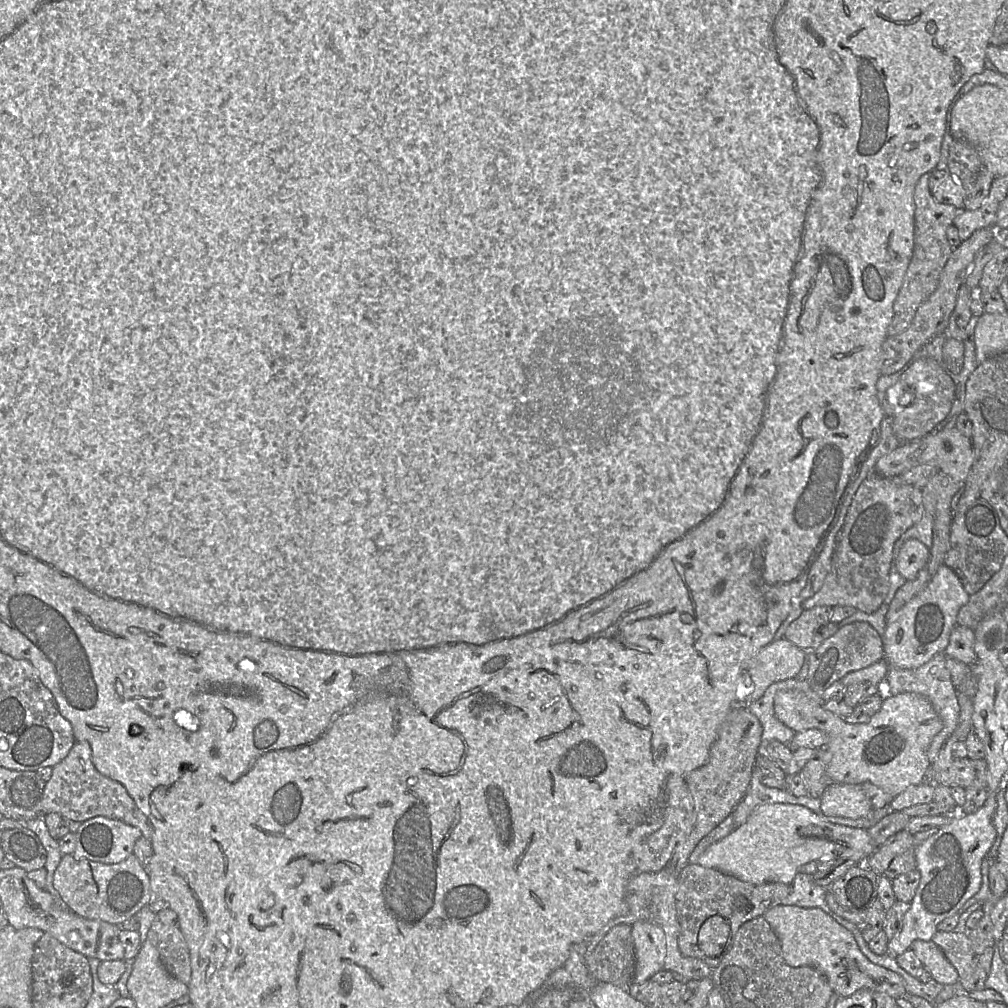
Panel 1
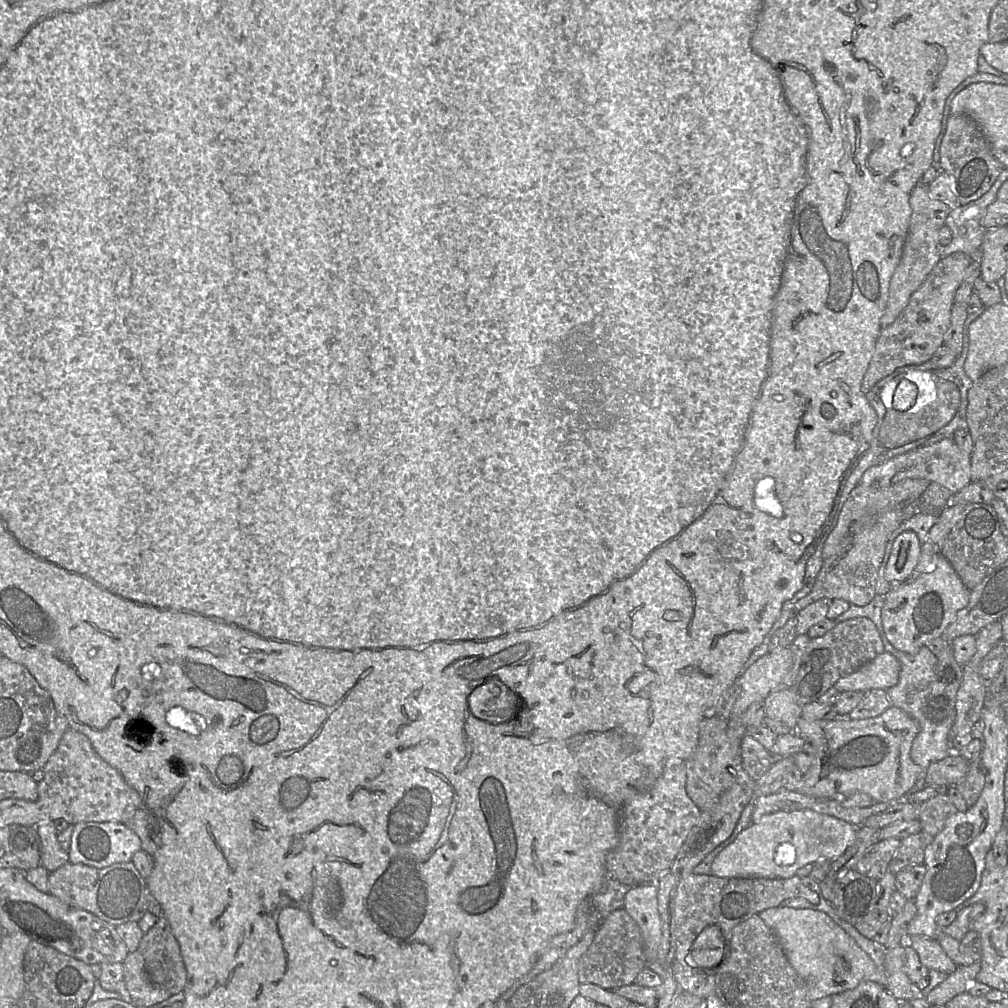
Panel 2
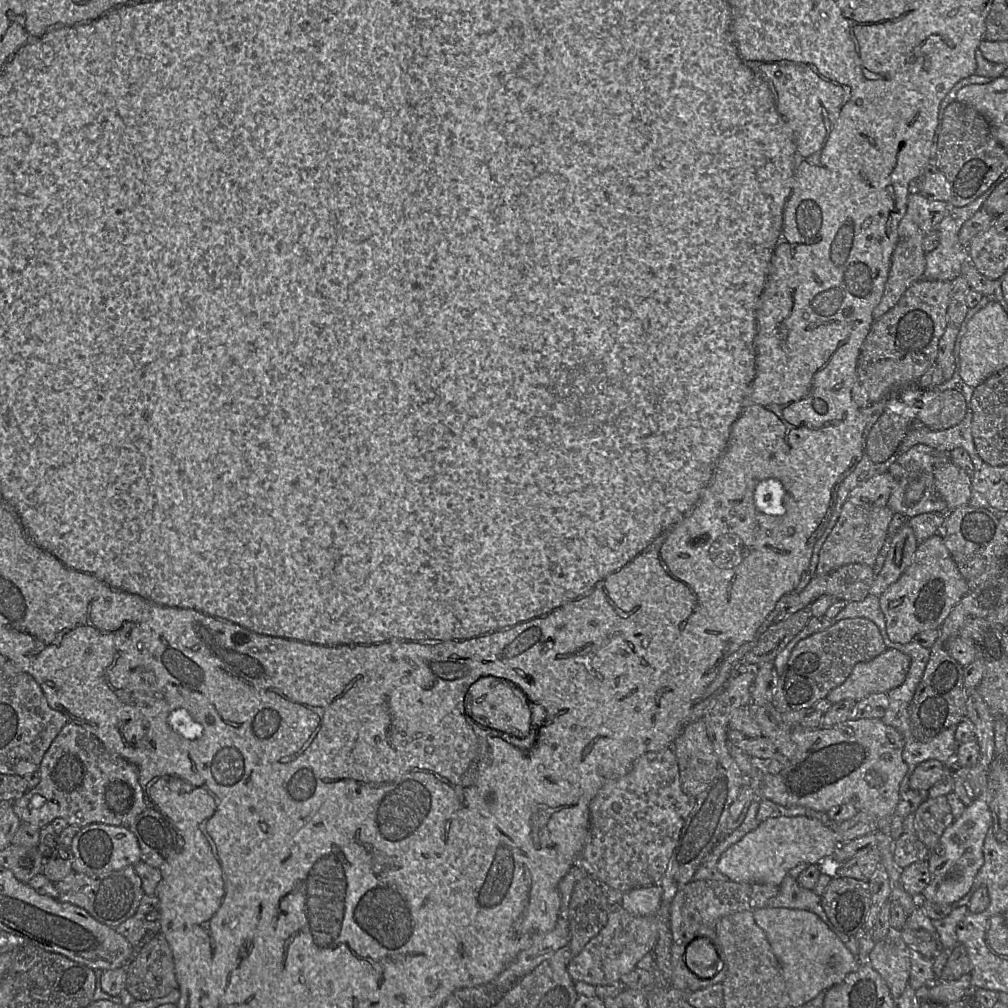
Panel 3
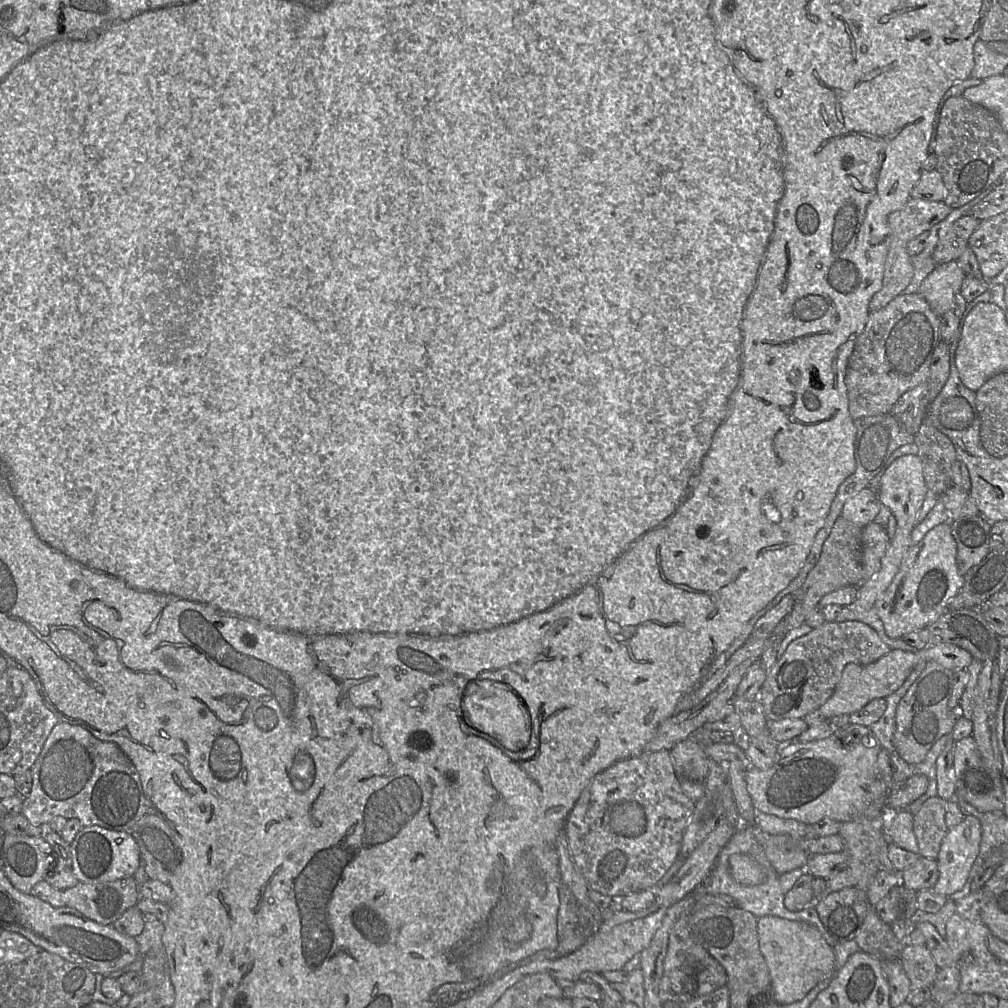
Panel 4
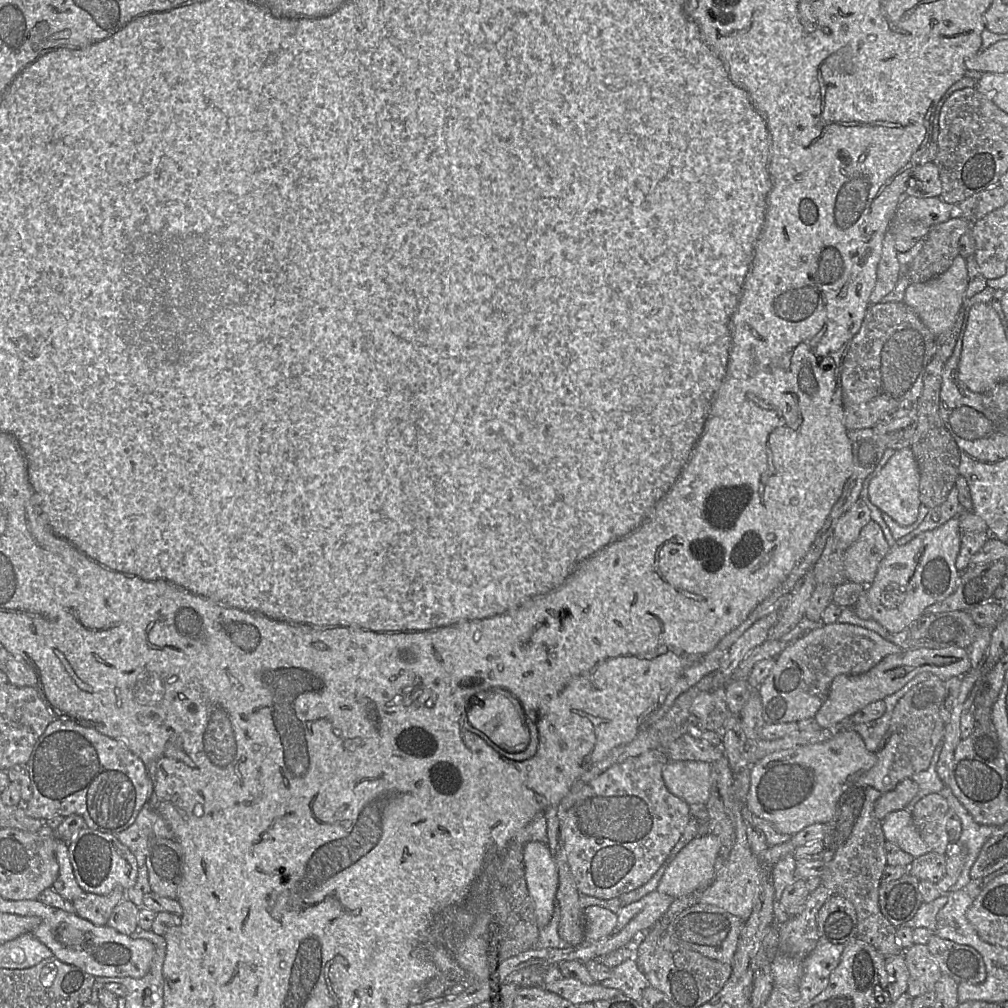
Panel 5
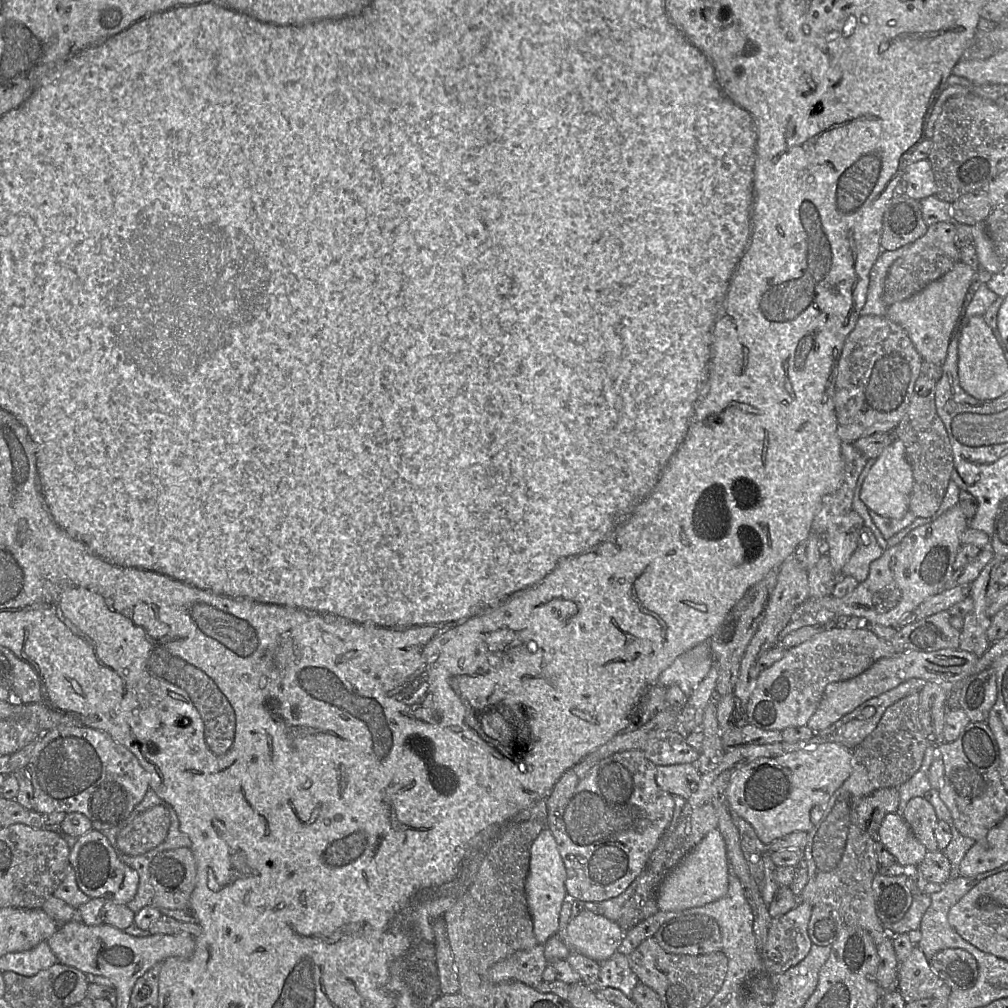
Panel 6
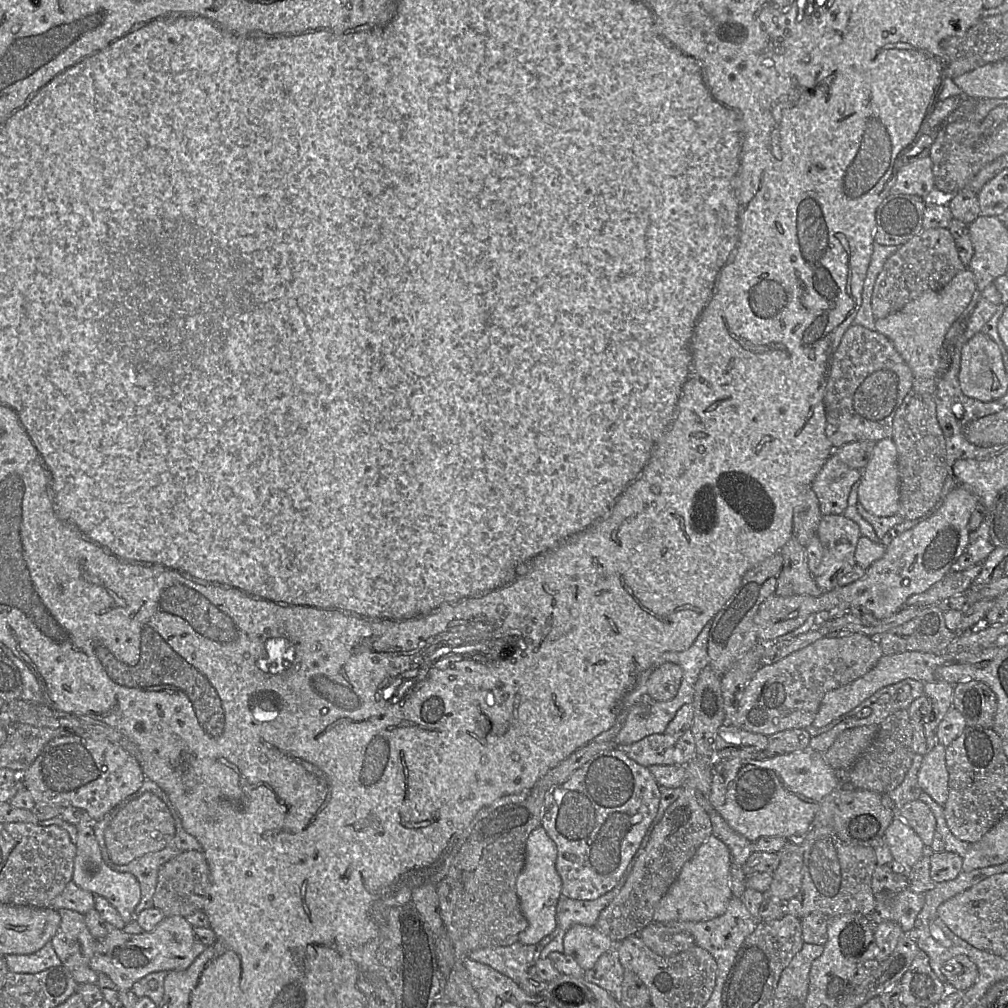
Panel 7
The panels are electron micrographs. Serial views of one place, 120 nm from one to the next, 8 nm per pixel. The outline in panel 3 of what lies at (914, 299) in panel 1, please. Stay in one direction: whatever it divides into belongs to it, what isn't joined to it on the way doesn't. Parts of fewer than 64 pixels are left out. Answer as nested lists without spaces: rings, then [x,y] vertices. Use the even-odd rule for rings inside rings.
[[[920,193],[909,194],[906,213],[898,225],[898,242],[892,254],[884,293],[880,303],[873,310],[875,320],[893,308],[914,282],[922,279],[926,267],[923,240],[929,232],[937,231],[937,226],[950,211],[950,207],[948,202],[928,200]]]

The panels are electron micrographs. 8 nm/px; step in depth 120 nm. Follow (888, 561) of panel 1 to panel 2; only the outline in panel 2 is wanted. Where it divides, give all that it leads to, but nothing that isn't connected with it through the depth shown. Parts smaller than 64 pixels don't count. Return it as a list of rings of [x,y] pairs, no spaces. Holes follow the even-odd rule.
[[[893,510],[882,514],[865,514],[854,521],[850,548],[841,555],[824,560],[812,590],[794,605],[794,615],[797,616],[806,606],[822,598],[841,599],[856,606],[869,604],[876,595],[878,572],[887,542],[892,532],[903,521],[902,510]]]

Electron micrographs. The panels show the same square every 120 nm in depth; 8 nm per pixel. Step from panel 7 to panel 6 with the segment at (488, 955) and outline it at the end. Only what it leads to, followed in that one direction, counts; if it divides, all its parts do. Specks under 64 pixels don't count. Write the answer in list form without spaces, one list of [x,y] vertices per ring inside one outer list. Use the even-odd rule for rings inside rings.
[[[544,945],[520,950],[495,963],[488,970],[488,977],[495,985],[505,982],[519,981],[535,988],[542,979],[548,962],[544,955]]]

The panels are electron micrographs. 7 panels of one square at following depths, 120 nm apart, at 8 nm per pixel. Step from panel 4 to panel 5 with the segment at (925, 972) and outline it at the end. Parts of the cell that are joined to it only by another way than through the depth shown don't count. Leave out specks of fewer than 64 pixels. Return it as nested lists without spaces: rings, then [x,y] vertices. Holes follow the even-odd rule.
[[[914,944],[904,950],[905,963],[909,970],[907,993],[911,998],[934,991],[942,976],[937,962],[925,944]]]

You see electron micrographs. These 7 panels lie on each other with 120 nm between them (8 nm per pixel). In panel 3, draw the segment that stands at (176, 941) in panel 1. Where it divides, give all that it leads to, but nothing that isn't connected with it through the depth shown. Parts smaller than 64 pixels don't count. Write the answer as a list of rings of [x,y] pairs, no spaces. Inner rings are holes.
[[[160,932],[137,951],[126,973],[126,989],[135,1000],[162,998],[179,987],[172,950]]]

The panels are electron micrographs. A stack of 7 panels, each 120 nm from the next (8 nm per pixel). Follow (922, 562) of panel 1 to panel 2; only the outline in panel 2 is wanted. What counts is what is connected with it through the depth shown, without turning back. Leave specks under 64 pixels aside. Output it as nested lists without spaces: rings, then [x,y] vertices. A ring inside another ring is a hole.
[[[913,531],[901,533],[894,541],[885,579],[893,586],[907,581],[919,562],[921,544]]]

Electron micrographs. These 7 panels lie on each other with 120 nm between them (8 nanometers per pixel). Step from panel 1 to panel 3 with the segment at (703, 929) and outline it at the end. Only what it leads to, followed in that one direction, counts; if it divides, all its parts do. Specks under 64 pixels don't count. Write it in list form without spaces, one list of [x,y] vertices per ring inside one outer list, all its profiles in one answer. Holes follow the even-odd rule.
[[[699,937],[691,941],[684,961],[691,972],[699,978],[711,978],[717,973],[719,954],[710,939]]]

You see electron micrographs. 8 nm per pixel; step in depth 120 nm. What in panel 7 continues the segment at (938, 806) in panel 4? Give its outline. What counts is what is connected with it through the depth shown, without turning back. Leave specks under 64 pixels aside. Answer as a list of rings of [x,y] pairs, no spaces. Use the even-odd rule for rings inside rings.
[[[921,800],[906,803],[896,815],[903,819],[920,837],[926,847],[930,847],[936,829],[936,820],[930,808]]]

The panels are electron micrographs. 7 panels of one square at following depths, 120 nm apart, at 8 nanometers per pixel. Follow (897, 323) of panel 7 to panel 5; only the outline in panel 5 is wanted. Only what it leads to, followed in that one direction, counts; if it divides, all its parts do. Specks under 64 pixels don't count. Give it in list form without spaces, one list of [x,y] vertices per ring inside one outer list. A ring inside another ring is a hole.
[[[958,254],[951,266],[942,274],[923,283],[911,283],[903,302],[920,318],[935,337],[949,330],[954,325],[963,305],[968,287],[967,261]]]

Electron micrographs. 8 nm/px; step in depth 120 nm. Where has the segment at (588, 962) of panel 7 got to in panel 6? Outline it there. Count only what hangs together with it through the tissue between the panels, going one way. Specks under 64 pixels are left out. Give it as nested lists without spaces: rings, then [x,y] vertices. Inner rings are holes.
[[[590,910],[579,913],[567,927],[569,949],[600,964],[617,952],[624,933],[616,922]]]

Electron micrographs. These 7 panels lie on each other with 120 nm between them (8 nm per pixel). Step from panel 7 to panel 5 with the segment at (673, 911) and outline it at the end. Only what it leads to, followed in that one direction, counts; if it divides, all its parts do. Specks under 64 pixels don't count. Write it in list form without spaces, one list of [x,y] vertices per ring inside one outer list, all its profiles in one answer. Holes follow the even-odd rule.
[[[712,833],[694,838],[668,865],[656,890],[674,899],[704,890],[715,878],[719,851],[720,840]]]

